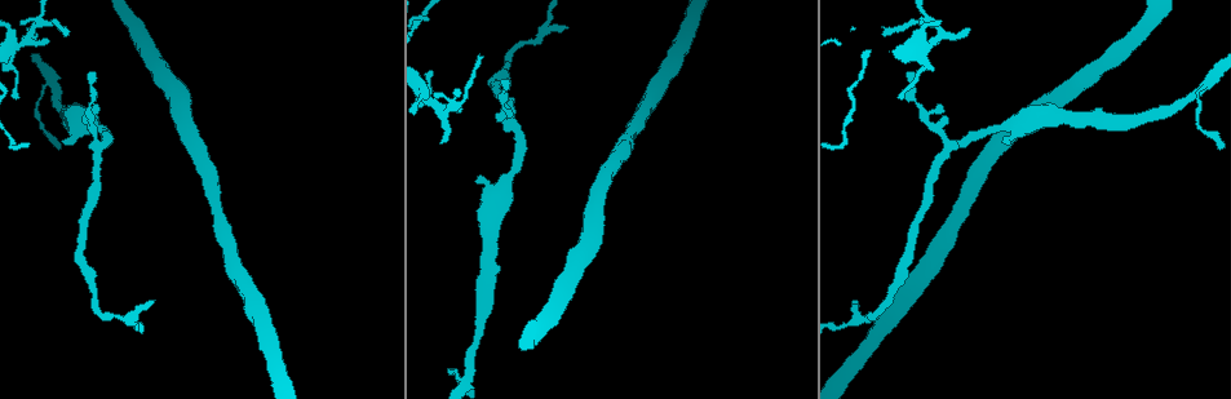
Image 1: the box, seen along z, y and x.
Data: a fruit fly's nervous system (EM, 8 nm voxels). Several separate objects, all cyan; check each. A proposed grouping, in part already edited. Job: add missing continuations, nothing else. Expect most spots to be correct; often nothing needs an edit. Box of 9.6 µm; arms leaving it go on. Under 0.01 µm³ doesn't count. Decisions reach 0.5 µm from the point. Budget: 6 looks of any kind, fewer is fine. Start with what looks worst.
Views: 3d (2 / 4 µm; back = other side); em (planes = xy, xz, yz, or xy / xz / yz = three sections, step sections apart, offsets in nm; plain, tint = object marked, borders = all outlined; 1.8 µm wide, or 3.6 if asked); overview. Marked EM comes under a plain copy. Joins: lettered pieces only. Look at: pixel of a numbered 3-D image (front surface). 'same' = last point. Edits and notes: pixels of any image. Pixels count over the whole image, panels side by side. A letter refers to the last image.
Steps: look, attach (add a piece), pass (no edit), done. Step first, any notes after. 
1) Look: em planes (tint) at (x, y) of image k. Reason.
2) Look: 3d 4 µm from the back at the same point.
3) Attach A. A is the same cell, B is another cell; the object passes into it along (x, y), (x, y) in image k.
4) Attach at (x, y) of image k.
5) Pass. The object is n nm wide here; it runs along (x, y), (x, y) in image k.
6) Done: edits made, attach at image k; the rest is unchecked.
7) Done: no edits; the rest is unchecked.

Look: em planes (tint) at (466, 373) of image 1. Branch point.

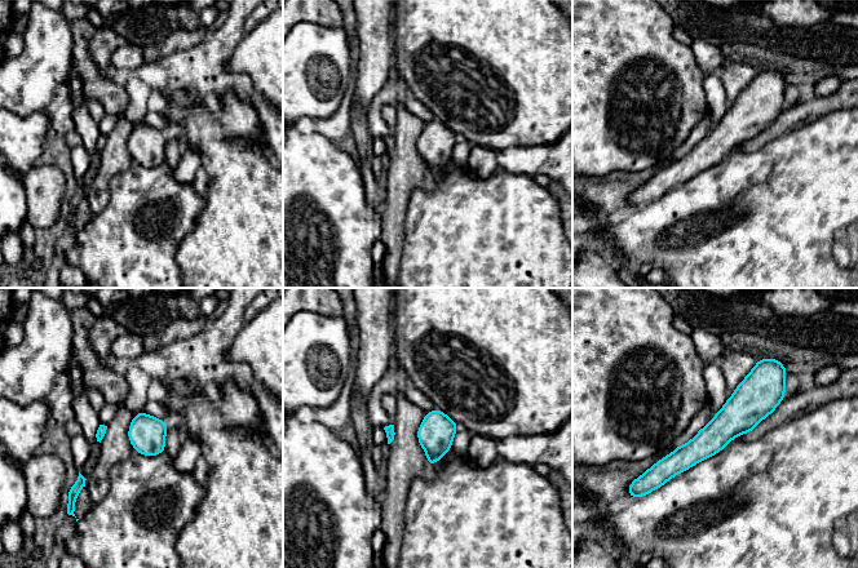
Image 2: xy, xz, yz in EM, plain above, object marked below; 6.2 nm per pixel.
Look: em planes (borders) at the same point.

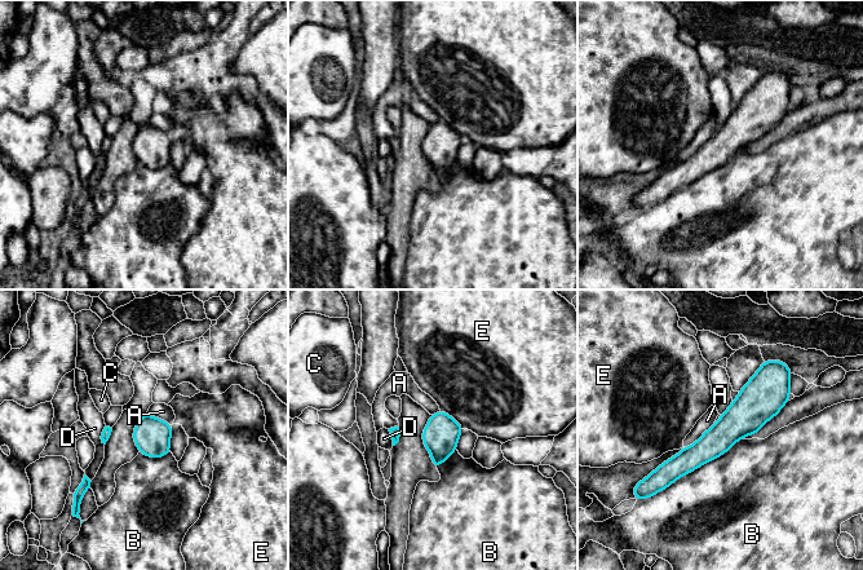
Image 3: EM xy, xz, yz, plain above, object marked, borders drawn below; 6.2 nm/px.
Pass. The object is 220 nm wide here; the longest contact is with B, 650 nm; A, B, C, D and E are other cells; none of them fits.

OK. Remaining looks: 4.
Look: 3d 4 µm at (566, 28) of image 1. Free end.

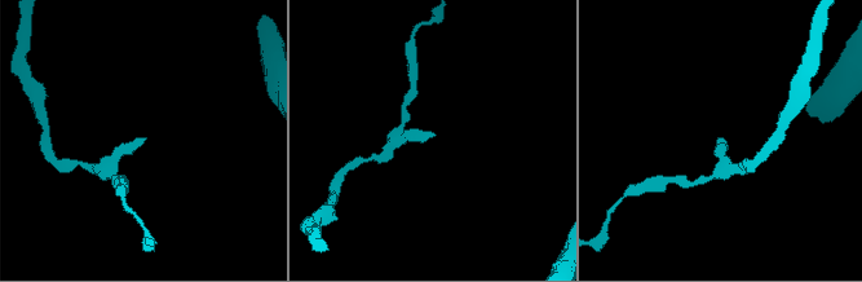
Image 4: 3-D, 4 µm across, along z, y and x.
Look: em xy step 4 (tint) at (719, 139) of image 4. Need the tissue.

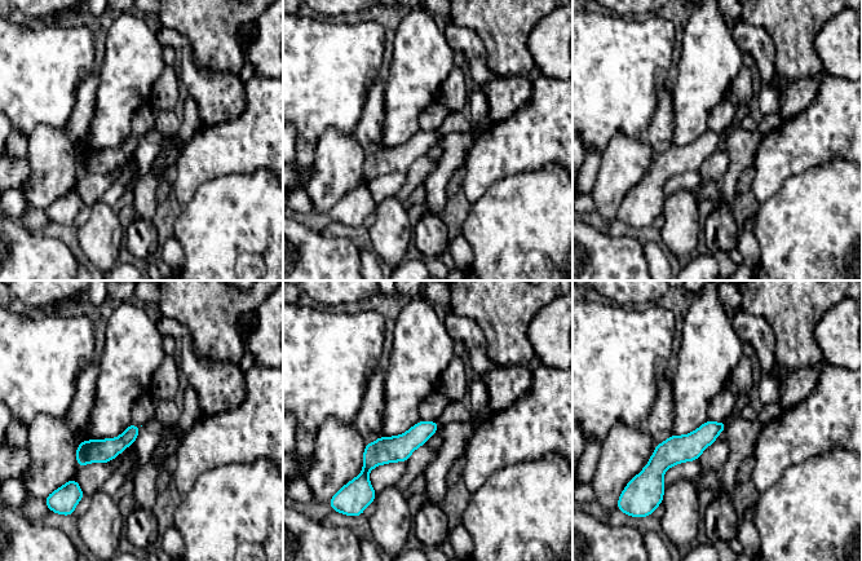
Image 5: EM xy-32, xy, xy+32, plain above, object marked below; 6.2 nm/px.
Look: em xy step 4 (borders) at the same point. What lies round it.

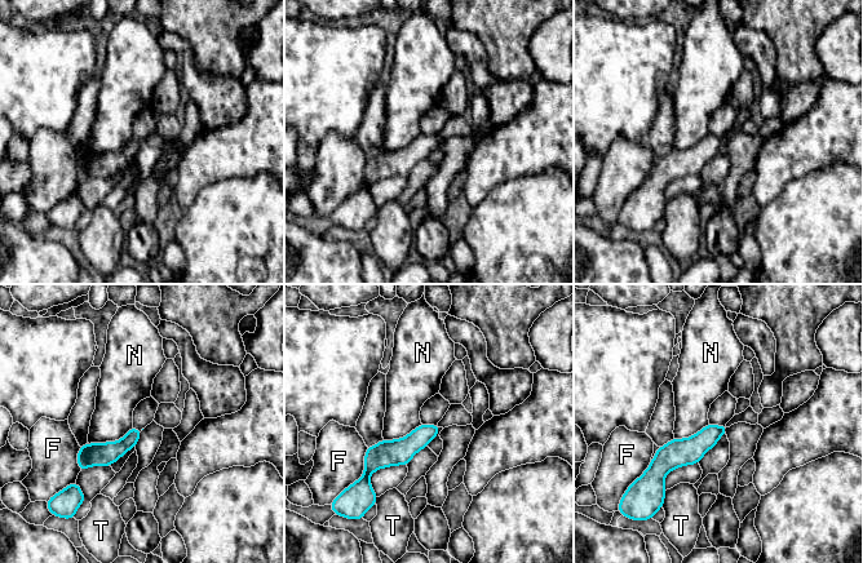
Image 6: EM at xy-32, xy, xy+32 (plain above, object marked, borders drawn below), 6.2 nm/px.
Pass. F, N and T are other cells; a border runs along (132, 425), (116, 440), (88, 443) in image 6; none of them fits.

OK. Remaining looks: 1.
Look: em 3.6 µm planes (borders) at (1007, 140) of image 1. Stops while still wide.

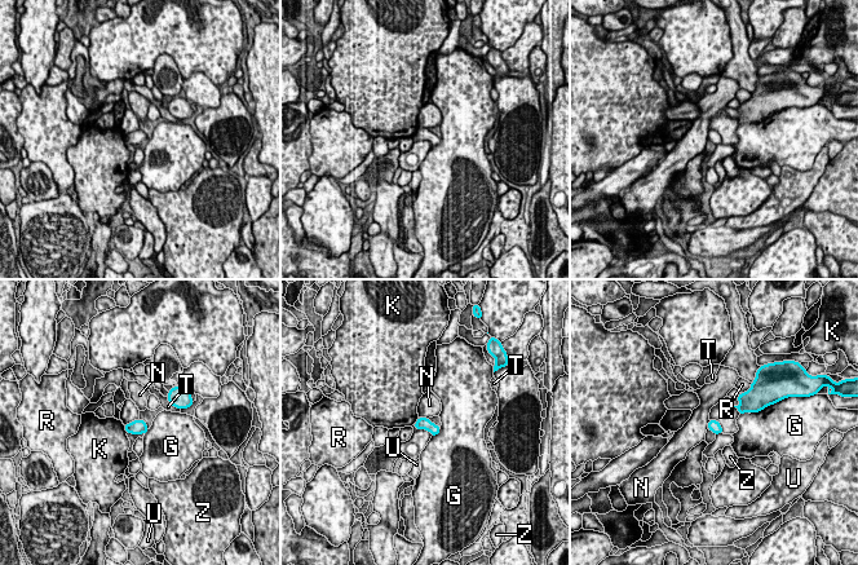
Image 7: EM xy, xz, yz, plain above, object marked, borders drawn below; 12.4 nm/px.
Pass. G, K, N, R, T, U and Z are other cells; a border runs along (419, 416), (428, 419) in image 7; no lettered piece goes on from it.

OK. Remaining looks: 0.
Done: no edits; the rest is unchecked.

